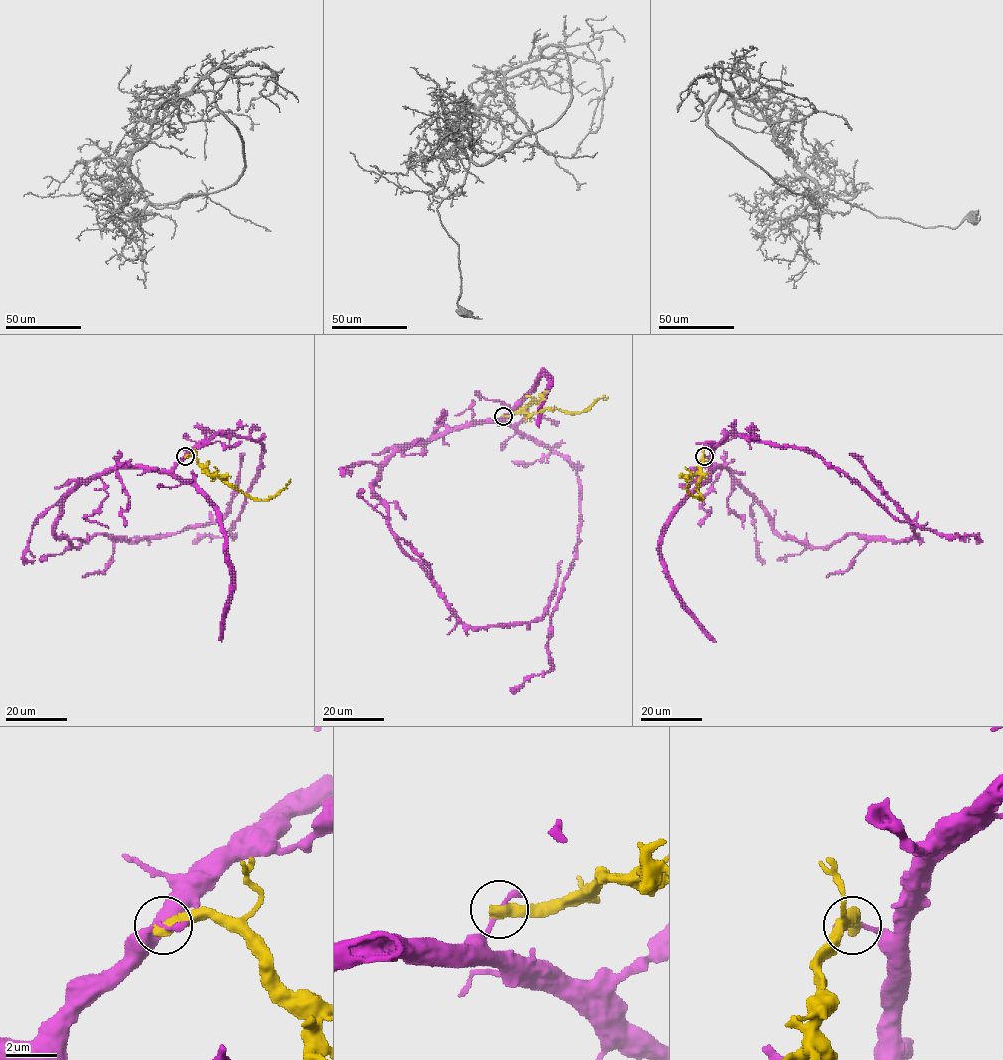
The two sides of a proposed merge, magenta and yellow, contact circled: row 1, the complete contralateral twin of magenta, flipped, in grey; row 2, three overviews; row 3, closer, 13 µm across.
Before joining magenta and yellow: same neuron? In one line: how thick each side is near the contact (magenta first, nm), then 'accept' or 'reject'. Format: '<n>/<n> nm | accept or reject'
240/550 nm | reject

